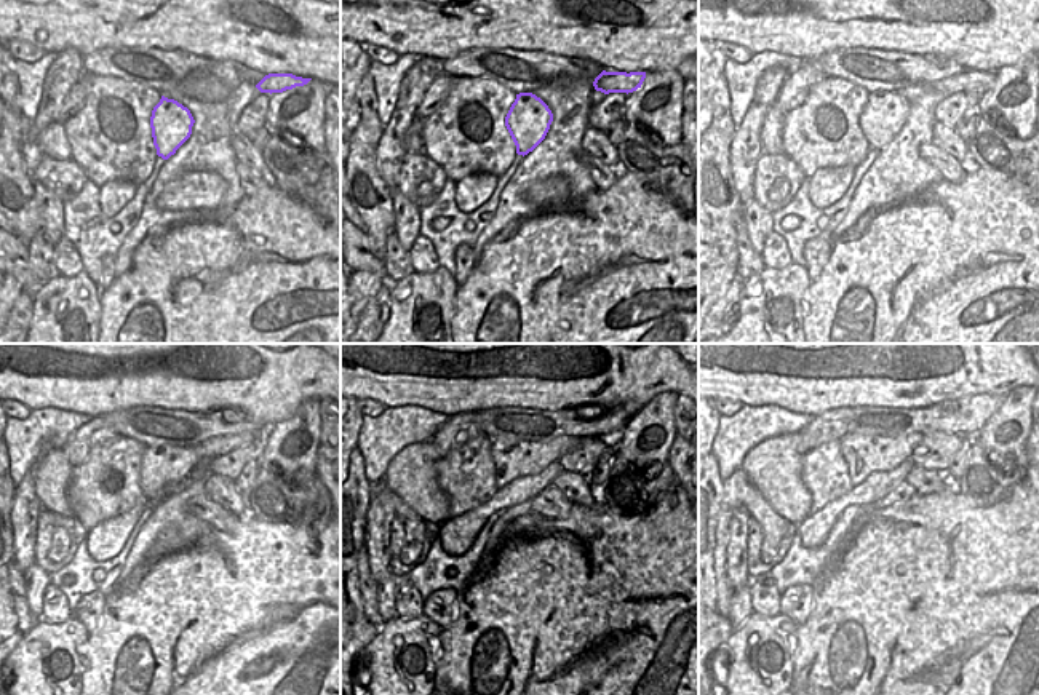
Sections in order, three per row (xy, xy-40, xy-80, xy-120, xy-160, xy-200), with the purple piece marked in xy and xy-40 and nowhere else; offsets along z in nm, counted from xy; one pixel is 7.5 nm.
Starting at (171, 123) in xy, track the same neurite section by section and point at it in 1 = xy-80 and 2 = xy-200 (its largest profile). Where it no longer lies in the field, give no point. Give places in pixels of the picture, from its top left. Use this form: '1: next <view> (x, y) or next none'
1: next xy-80 (884, 114)
2: next xy-200 (865, 454)

